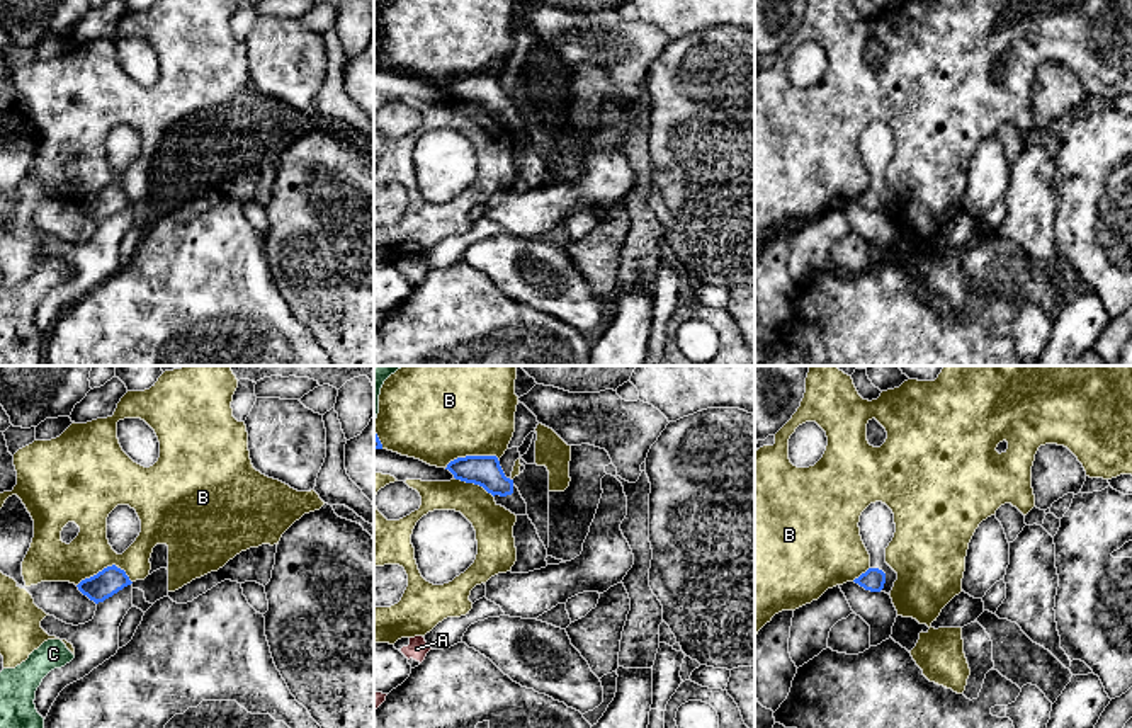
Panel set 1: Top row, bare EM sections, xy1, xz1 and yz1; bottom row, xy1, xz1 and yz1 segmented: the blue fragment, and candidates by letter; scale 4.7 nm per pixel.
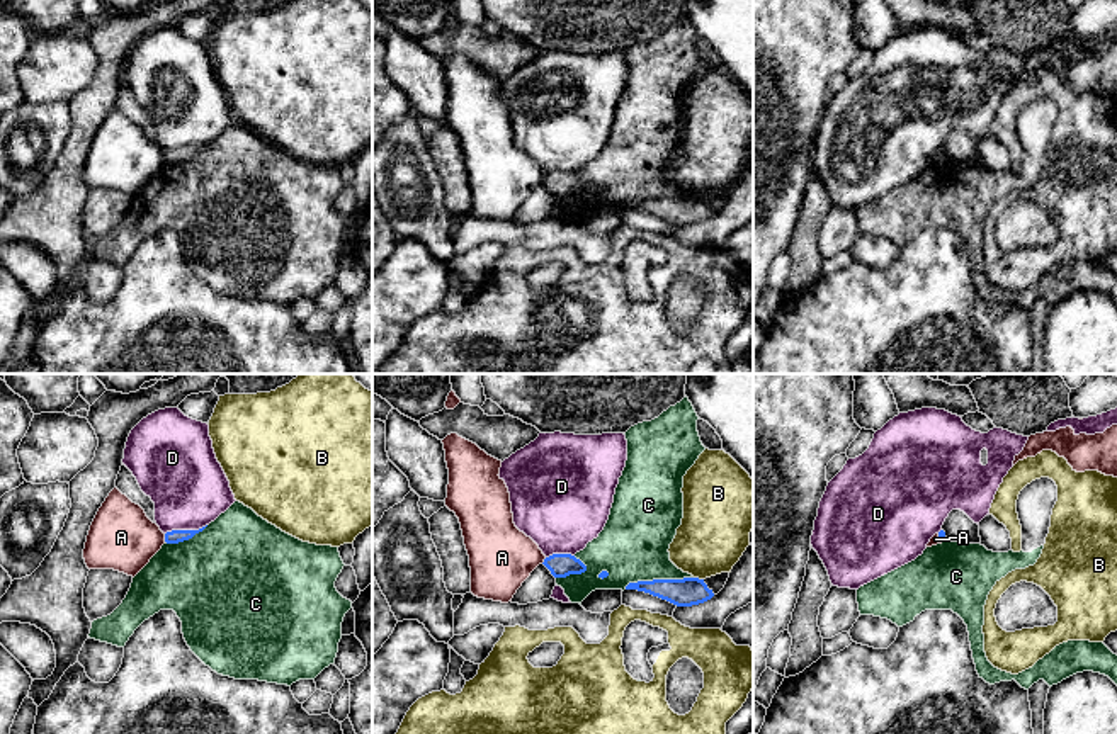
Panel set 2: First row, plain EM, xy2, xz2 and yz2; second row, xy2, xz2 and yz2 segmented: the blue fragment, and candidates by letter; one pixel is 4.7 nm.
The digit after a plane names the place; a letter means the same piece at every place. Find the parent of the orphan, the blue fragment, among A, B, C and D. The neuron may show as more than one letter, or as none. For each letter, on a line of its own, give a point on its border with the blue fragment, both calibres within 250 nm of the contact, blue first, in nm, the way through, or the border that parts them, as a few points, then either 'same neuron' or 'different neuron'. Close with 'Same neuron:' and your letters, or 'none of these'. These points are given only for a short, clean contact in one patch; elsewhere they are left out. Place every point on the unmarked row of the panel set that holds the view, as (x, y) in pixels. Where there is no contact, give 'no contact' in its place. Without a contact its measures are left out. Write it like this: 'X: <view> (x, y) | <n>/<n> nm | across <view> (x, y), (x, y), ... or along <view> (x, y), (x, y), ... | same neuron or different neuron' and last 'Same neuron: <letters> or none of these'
A: xy2 (165, 157) | 60/320 nm | along xy2 (164, 153), (165, 160) | different neuron
B: xz1 (471, 75) | 140/380 nm | different neuron
C: xz2 (658, 199) | 140/320 nm | different neuron
D: xy2 (186, 150) | 60/360 nm | along xy2 (206, 143), (198, 148), (172, 148), (165, 153) | different neuron
Same neuron: none of these

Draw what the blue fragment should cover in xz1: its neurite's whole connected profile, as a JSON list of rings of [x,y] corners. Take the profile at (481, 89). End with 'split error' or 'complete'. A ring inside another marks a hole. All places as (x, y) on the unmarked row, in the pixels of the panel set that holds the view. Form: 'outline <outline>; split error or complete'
outline [[[466,75],[447,83],[456,99],[483,105],[496,124],[515,134],[527,134],[527,122],[513,99],[507,97],[496,75]]]; split error

